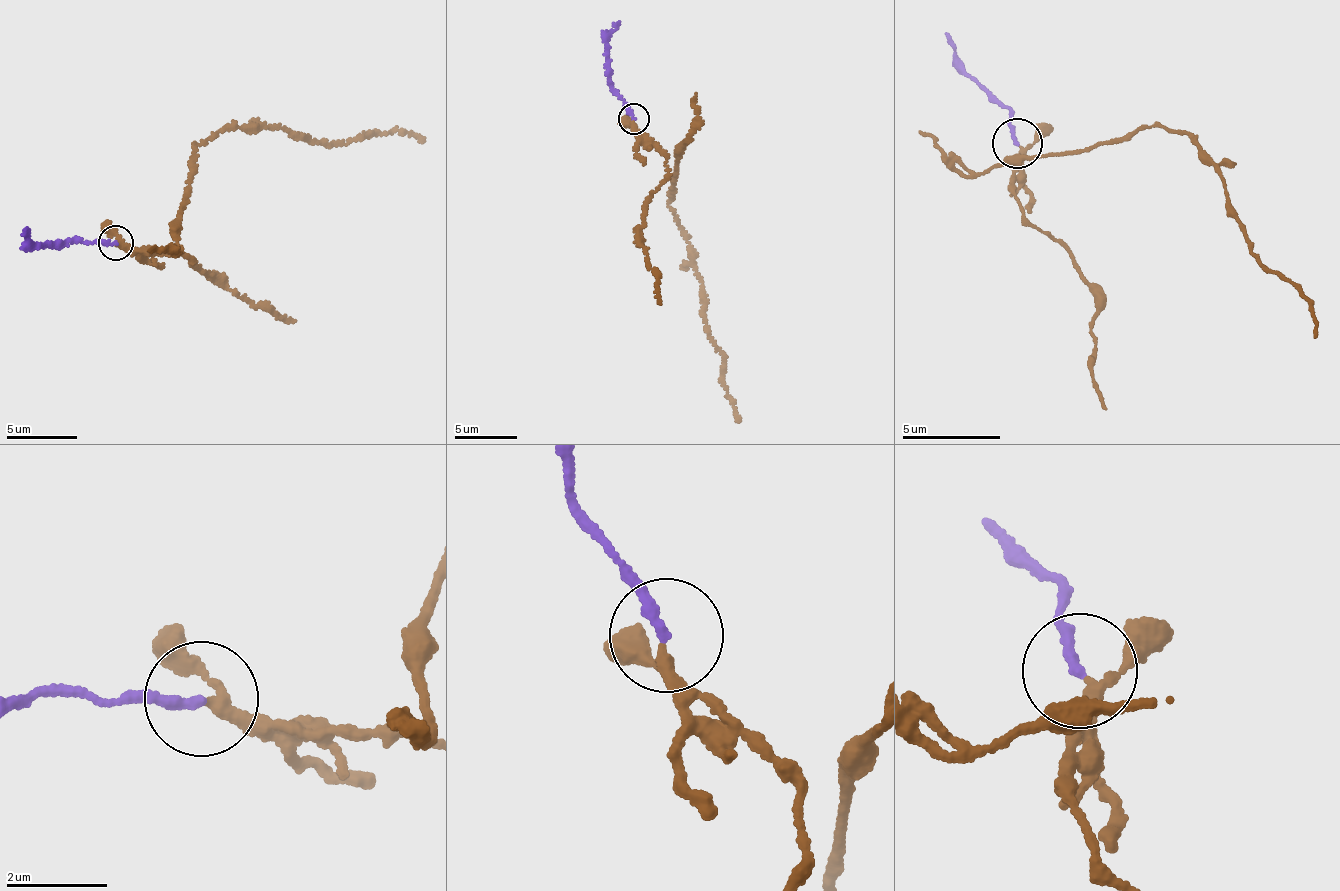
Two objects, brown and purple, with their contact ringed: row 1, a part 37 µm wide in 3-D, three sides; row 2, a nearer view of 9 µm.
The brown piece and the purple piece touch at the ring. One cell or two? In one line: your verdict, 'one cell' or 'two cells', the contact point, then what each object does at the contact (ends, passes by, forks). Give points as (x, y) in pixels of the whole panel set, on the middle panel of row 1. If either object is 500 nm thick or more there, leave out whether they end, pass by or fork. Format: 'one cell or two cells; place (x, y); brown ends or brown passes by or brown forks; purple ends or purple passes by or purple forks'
one cell; place (633, 119); brown passes by; purple ends

